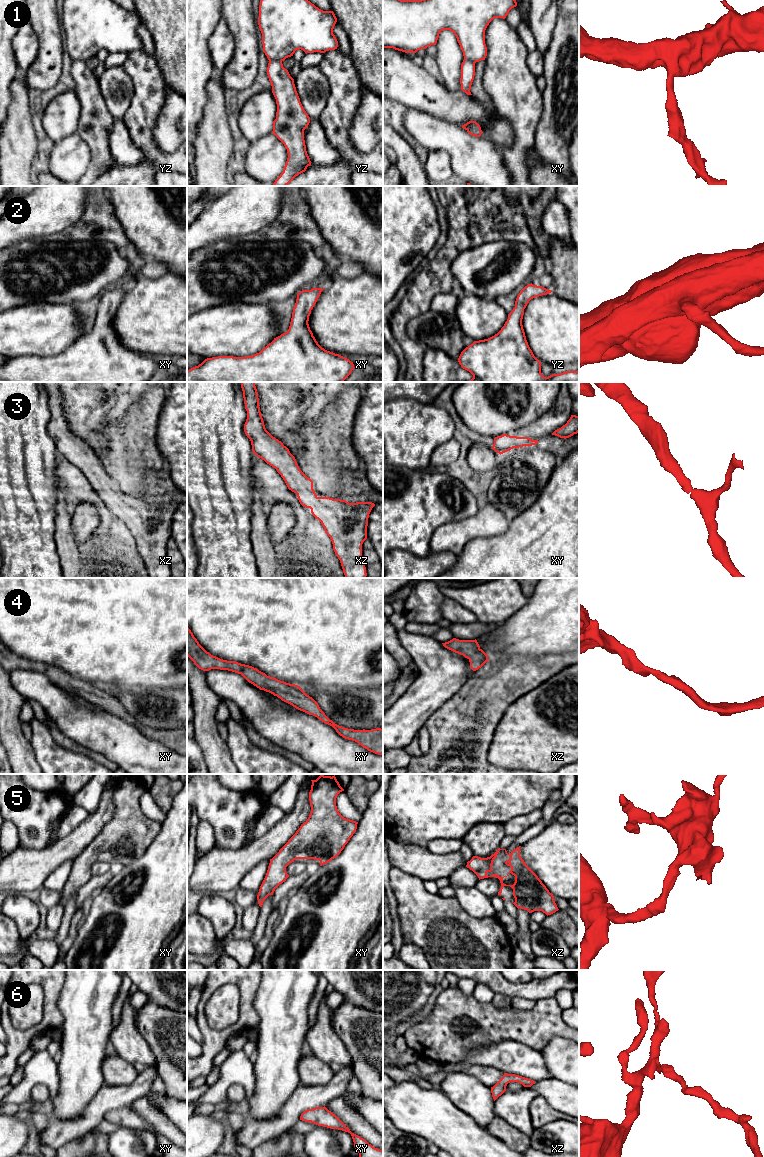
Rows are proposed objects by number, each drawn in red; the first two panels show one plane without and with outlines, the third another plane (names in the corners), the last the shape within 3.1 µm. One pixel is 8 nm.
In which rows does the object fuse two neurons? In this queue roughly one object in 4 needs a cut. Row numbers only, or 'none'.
1

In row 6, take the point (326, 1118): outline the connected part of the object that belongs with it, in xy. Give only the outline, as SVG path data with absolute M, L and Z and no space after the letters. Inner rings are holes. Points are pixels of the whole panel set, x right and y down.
M325 1106L315 1107L304 1111L300 1116L300 1120L350 1133L354 1142L355 1150L359 1153L359 1157L383 1157L383 1150L373 1147L365 1139L352 1133L350 1129Z

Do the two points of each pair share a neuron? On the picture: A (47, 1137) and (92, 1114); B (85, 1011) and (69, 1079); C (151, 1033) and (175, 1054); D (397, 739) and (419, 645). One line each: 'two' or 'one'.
A: one
B: one
C: one
D: one

